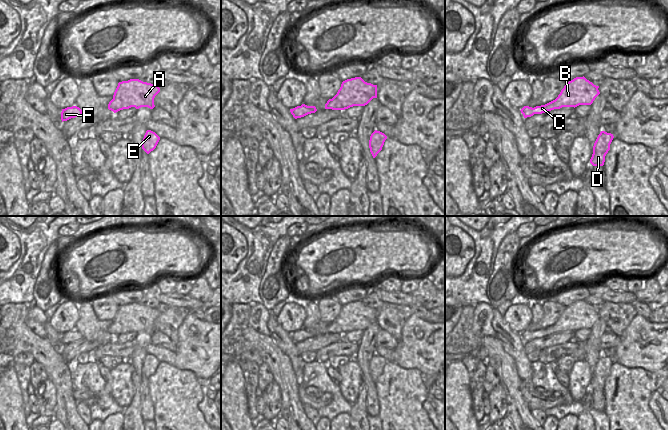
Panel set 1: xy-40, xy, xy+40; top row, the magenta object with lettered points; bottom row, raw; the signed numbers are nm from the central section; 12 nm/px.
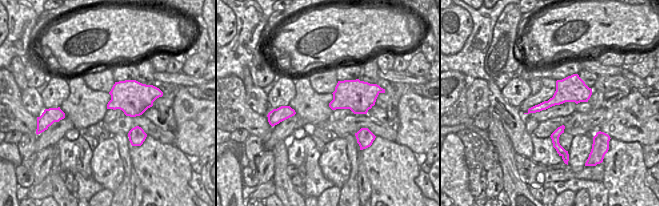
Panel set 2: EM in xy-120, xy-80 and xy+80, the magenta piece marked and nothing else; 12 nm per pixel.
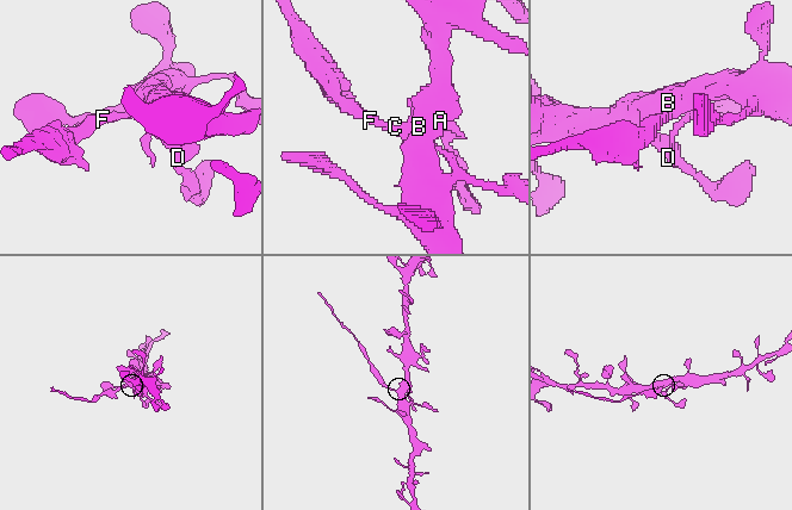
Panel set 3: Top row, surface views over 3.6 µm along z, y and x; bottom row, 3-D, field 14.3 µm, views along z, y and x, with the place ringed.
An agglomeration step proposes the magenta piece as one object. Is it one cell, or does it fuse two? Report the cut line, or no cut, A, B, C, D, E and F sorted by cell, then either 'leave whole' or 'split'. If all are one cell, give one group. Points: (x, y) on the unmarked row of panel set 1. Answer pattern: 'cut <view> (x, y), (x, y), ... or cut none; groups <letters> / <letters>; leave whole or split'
cut xy+40 (532, 332), (534, 337); groups A B C D E / F; split

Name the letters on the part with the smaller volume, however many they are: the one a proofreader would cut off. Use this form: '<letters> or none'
F

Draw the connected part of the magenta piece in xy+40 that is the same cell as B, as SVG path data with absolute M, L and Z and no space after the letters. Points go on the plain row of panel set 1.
M576 301L565 307L558 321L541 330L533 332L534 338L542 338L562 331L577 331L579 329L591 329L595 322L600 318L599 310L583 301Z

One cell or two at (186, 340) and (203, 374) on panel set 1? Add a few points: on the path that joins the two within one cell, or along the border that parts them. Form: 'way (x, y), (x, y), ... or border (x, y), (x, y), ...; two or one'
way (190, 348), (203, 362), (203, 366); one

